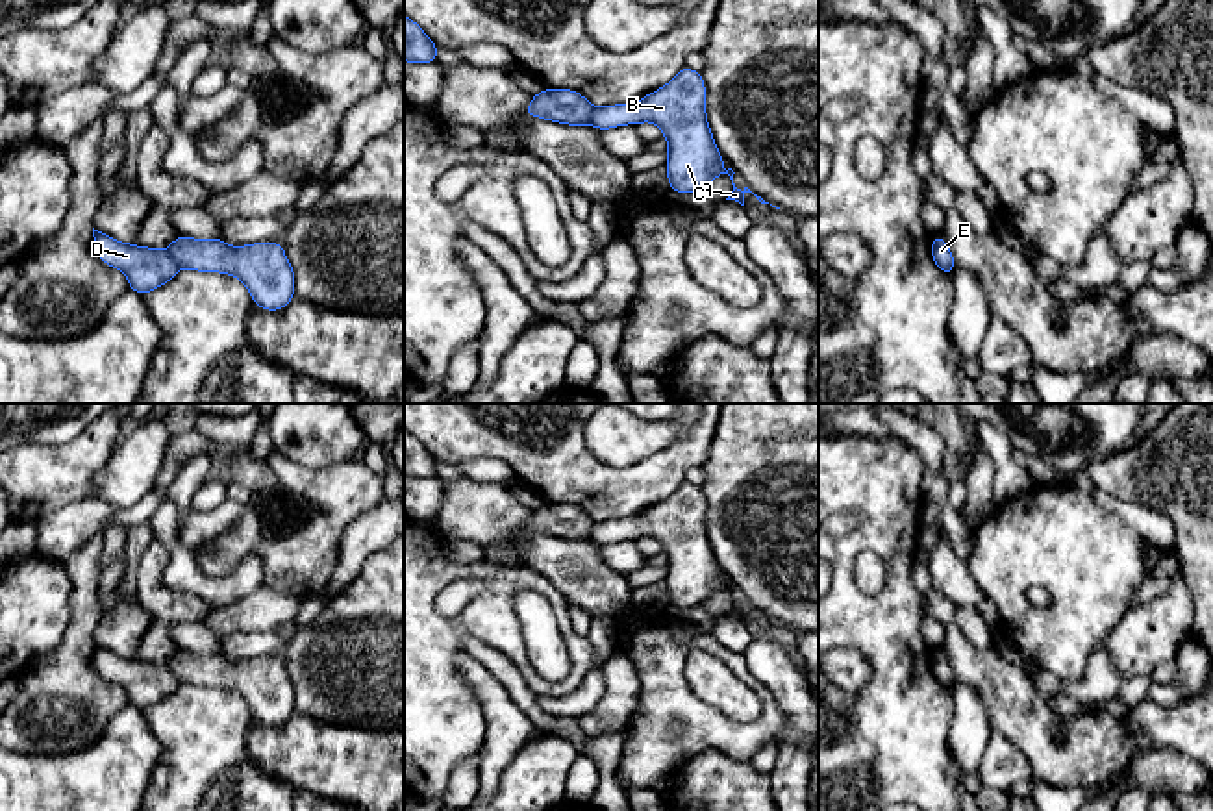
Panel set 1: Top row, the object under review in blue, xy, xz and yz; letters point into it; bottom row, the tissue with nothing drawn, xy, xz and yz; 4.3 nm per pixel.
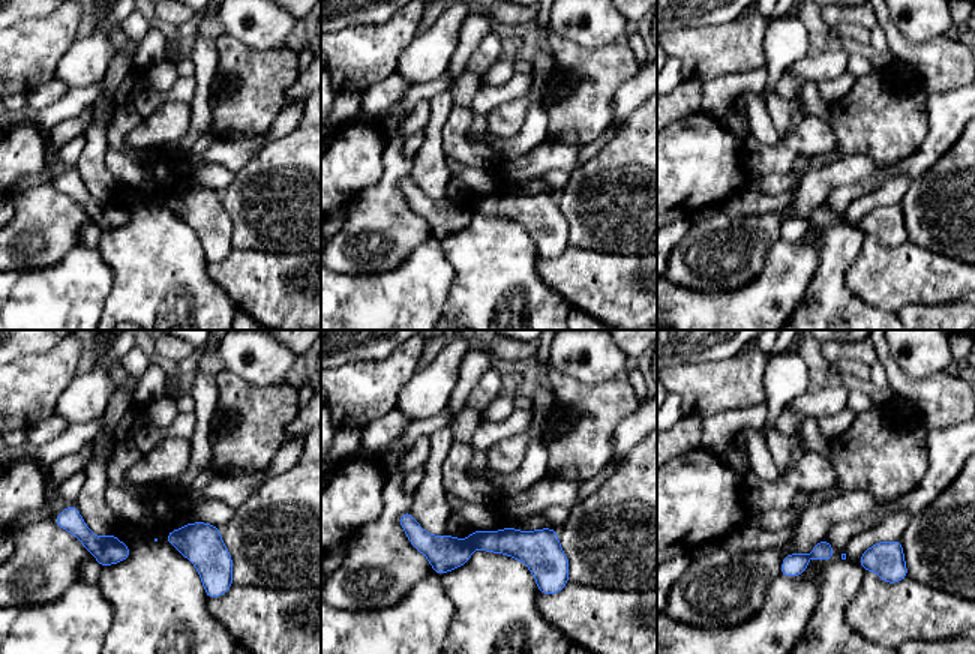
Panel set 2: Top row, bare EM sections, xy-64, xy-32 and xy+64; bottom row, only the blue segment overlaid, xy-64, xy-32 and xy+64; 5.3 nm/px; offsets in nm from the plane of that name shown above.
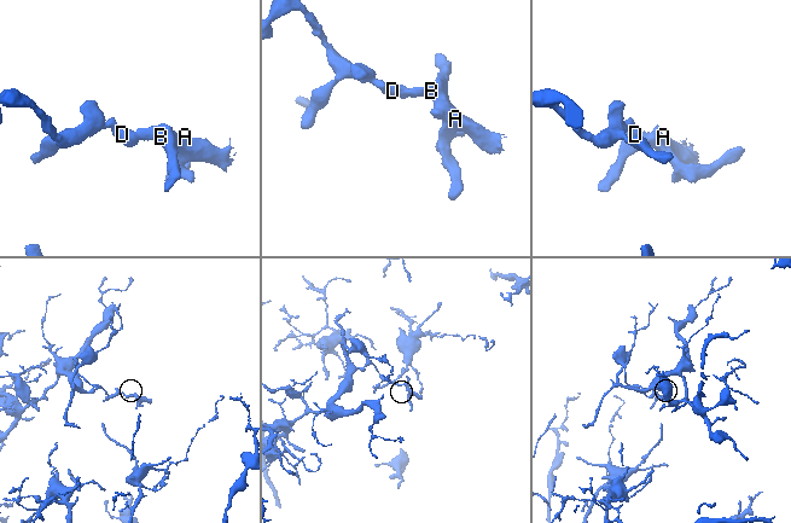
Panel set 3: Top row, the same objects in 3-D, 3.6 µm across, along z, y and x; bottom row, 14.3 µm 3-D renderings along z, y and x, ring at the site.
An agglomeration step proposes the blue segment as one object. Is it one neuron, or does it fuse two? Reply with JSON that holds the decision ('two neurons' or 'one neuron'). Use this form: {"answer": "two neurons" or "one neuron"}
{"answer": "two neurons"}

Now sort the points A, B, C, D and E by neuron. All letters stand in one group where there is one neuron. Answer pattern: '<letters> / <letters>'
A B C E / D

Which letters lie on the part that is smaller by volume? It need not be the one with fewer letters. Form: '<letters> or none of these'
A, B, C, E

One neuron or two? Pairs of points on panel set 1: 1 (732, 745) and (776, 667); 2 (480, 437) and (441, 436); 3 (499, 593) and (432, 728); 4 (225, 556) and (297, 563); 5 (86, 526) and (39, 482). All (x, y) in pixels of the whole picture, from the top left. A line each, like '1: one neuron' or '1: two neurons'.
1: two neurons
2: one neuron
3: one neuron
4: one neuron
5: two neurons

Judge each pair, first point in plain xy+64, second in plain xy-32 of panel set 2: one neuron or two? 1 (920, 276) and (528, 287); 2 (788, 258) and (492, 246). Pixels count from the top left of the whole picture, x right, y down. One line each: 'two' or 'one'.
1: two
2: two

